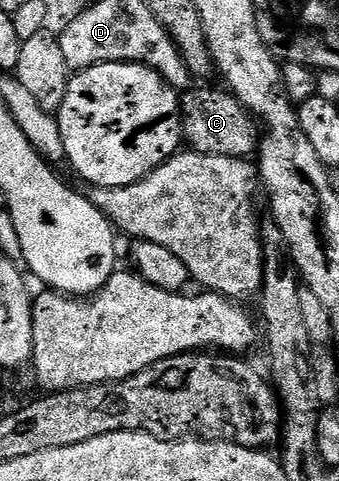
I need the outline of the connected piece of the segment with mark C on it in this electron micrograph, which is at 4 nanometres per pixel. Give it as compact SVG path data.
M191 87L181 94L182 140L196 153L253 158L260 140L260 126L233 93L219 89Z

